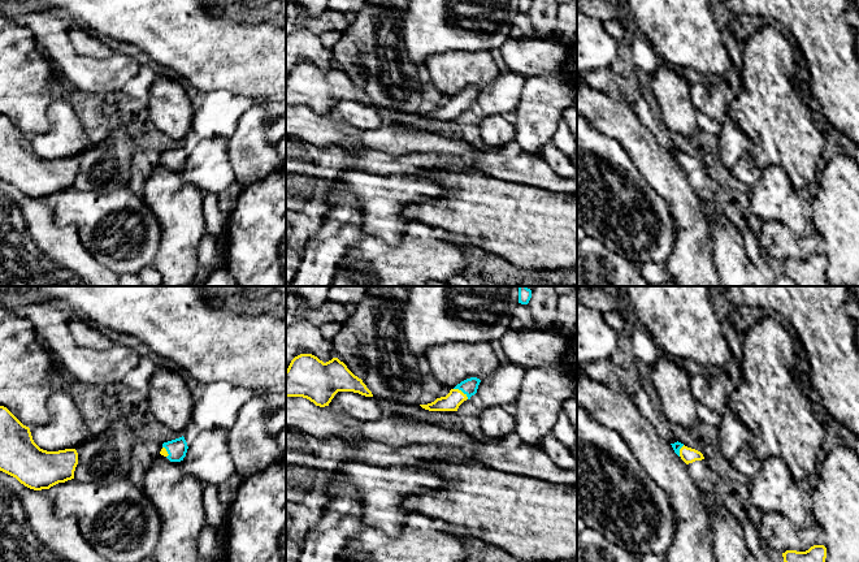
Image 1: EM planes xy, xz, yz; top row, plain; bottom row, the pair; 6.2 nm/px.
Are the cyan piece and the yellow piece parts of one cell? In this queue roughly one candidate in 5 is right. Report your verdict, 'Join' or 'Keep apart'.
Join

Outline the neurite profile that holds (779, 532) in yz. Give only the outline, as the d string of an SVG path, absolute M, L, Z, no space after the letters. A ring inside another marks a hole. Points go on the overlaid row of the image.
M777 513L762 514L759 536L781 554L786 550L806 552L814 545L824 545L824 531L820 527L797 528Z

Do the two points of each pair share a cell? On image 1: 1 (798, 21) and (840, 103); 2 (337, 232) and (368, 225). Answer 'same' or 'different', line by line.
1: same
2: different

